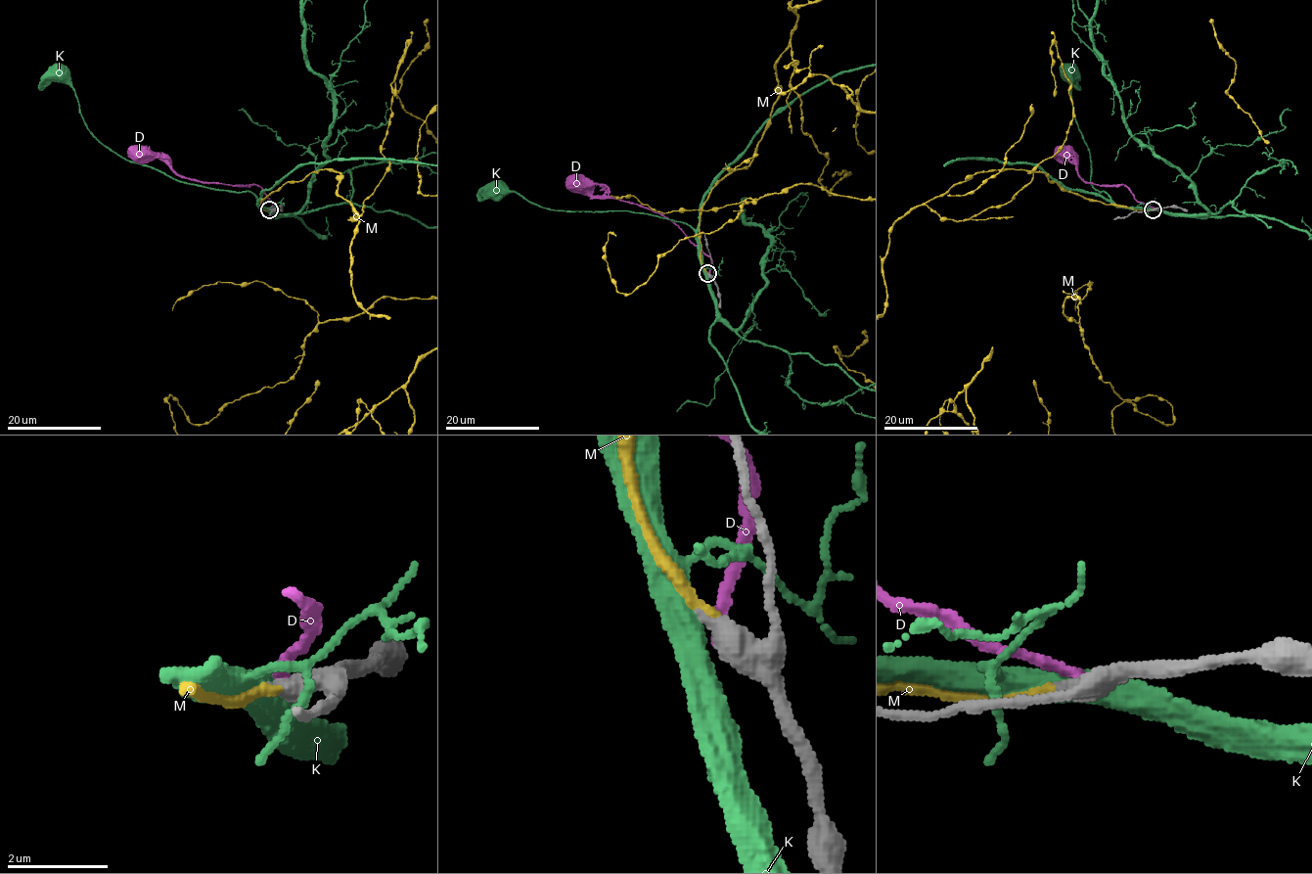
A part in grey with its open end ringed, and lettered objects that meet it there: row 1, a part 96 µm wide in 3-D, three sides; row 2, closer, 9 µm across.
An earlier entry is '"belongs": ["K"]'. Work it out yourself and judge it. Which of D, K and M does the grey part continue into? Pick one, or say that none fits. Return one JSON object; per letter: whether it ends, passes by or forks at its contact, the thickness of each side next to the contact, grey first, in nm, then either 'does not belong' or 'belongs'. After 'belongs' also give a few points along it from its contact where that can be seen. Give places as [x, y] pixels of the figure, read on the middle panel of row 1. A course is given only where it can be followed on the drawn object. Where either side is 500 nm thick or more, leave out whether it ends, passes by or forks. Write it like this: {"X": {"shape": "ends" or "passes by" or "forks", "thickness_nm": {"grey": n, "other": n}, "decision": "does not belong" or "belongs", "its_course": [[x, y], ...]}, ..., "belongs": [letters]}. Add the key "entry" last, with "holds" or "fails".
{"D": {"thickness_nm": {"grey": 550, "other": 220}, "decision": "does not belong"}, "K": {"thickness_nm": {"grey": 460, "other": 500}, "decision": "does not belong"}, "M": {"shape": "ends", "thickness_nm": {"grey": 440, "other": 240}, "decision": "belongs"}, "belongs": ["M"], "entry": "fails"}

